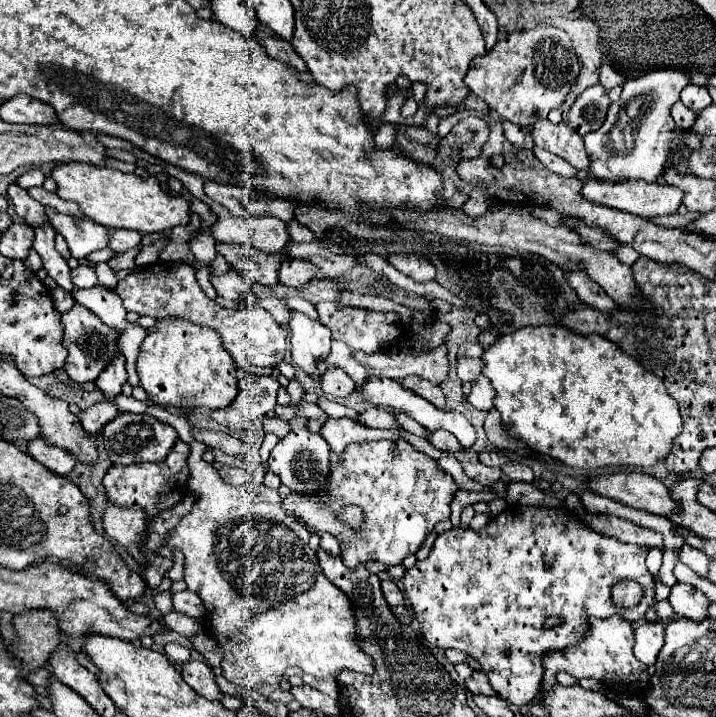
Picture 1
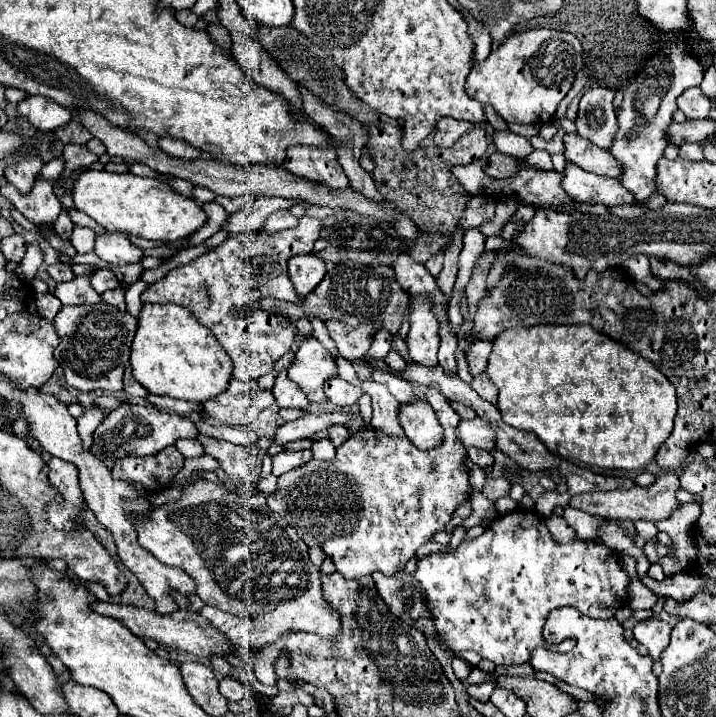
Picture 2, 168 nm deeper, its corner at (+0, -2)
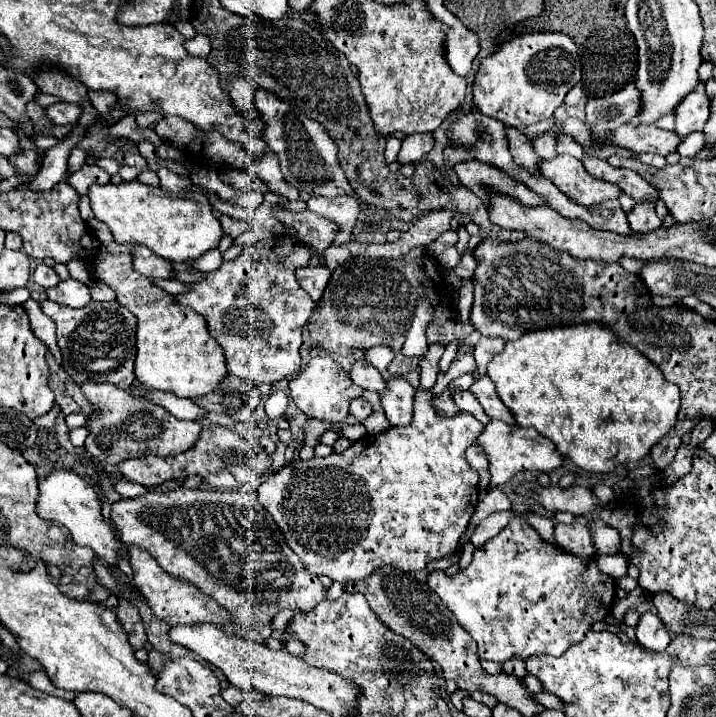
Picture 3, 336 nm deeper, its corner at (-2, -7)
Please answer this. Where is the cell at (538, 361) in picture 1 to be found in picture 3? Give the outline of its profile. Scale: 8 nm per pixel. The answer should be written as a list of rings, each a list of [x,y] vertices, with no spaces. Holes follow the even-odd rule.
[[[578,323],[572,327],[556,327],[556,329],[540,329],[522,335],[516,341],[508,341],[504,351],[500,355],[496,355],[490,363],[488,363],[488,377],[494,381],[496,385],[496,393],[502,399],[502,403],[512,411],[512,415],[516,417],[516,423],[520,427],[532,427],[536,429],[540,435],[544,435],[546,439],[556,443],[556,449],[568,457],[570,461],[574,461],[578,467],[586,469],[586,471],[594,471],[594,473],[606,473],[612,471],[616,465],[622,463],[638,463],[642,461],[650,449],[666,435],[666,431],[676,423],[676,413],[680,409],[680,391],[674,383],[666,381],[666,377],[662,375],[662,371],[648,359],[644,357],[638,349],[630,347],[628,343],[620,341],[616,337],[616,333],[610,327],[604,327],[602,323]]]

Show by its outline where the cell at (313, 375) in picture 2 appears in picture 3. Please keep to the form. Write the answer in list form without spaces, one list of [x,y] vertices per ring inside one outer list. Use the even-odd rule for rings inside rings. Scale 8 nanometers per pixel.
[[[326,355],[314,357],[306,365],[306,369],[290,381],[290,397],[298,405],[298,409],[308,417],[324,419],[334,425],[340,425],[346,419],[350,399],[362,397],[362,393],[364,389],[352,383],[350,375],[340,367],[340,363],[336,363],[332,357],[326,357]]]

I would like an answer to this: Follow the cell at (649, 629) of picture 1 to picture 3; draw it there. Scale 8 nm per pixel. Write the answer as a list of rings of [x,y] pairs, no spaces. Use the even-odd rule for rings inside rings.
[[[646,611],[640,617],[636,625],[636,639],[644,649],[650,649],[650,651],[664,651],[664,647],[668,647],[670,643],[670,635],[662,619],[650,611]]]

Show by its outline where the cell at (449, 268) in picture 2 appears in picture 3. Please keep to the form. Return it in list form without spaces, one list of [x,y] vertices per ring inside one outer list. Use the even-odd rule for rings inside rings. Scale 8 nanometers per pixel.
[[[434,343],[434,345],[428,349],[426,357],[418,363],[418,367],[420,367],[420,385],[422,385],[424,389],[430,389],[430,387],[436,383],[438,361],[440,361],[440,357],[442,357],[442,351],[444,351],[444,347],[438,345],[438,343]]]

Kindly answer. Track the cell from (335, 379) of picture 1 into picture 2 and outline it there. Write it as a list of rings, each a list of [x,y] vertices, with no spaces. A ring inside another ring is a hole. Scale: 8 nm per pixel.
[[[336,376],[336,378],[330,378],[330,380],[326,382],[324,394],[326,394],[326,398],[328,398],[332,404],[336,404],[336,406],[340,406],[340,408],[348,408],[348,406],[352,406],[354,402],[358,402],[358,398],[360,398],[364,392],[362,392],[362,388],[352,386],[350,382],[346,382],[346,380],[342,380],[340,376]]]

